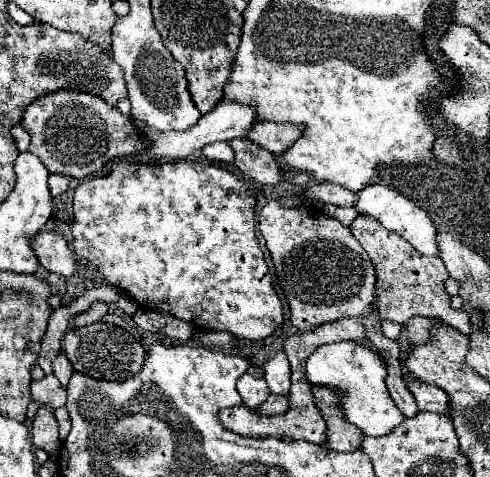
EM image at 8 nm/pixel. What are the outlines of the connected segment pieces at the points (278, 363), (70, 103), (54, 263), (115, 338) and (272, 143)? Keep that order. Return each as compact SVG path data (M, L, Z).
M280 351L278 355L270 357L264 365L264 377L270 387L272 395L288 395L290 393L290 363Z
M56 91L36 99L26 107L22 127L30 135L28 151L40 157L50 173L68 175L80 181L100 175L112 159L142 153L142 141L138 139L138 131L134 131L130 119L106 101L86 93Z
M40 231L32 239L32 247L42 267L46 267L50 273L58 273L64 279L74 275L76 271L74 253L68 249L68 243L58 233Z
M104 321L66 331L62 339L62 351L66 353L76 371L86 373L94 379L108 379L108 381L124 381L136 375L146 355L144 347L128 331L124 331L114 323L104 323Z
M258 121L250 127L250 131L246 131L246 139L250 139L252 143L258 143L260 147L264 147L266 151L274 153L274 155L282 155L282 151L286 151L286 147L298 139L300 131L294 125L276 125L276 123L268 123L268 121Z

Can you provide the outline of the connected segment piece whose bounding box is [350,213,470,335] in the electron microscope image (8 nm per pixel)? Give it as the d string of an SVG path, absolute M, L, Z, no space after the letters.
M360 213L352 221L350 231L370 255L376 269L376 297L370 307L370 315L378 313L380 321L394 321L400 325L416 315L440 317L444 319L444 323L452 325L464 335L470 333L470 321L466 311L450 307L450 297L444 291L444 283L450 275L440 257L420 255L408 241L404 241L398 233L384 229L372 215Z

